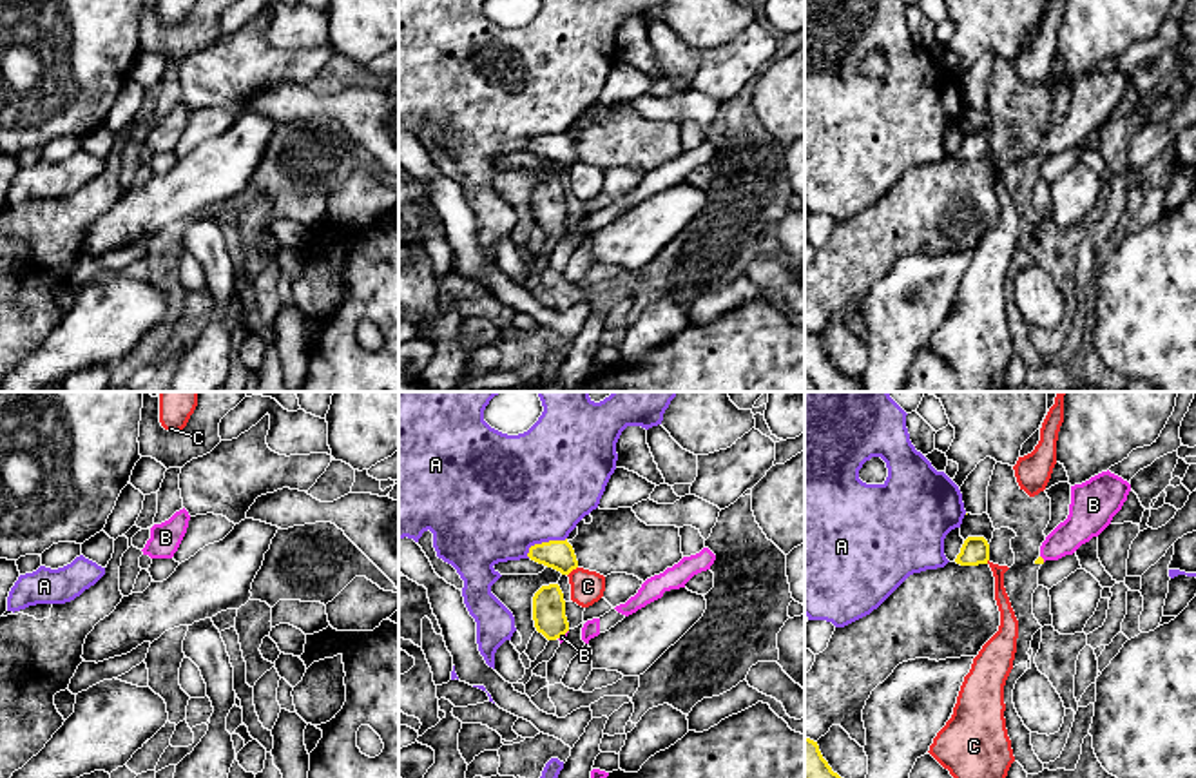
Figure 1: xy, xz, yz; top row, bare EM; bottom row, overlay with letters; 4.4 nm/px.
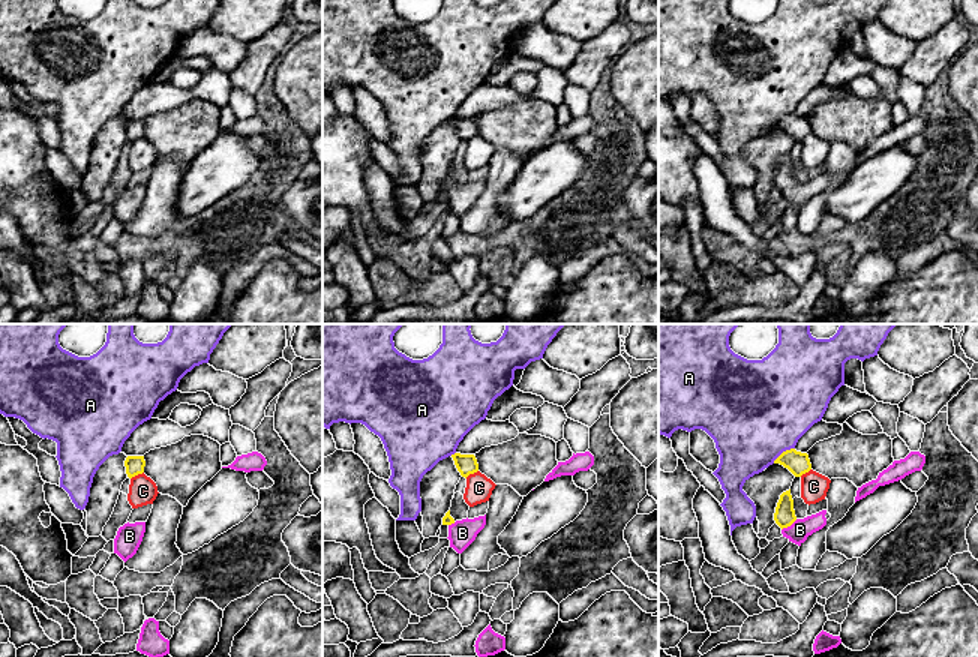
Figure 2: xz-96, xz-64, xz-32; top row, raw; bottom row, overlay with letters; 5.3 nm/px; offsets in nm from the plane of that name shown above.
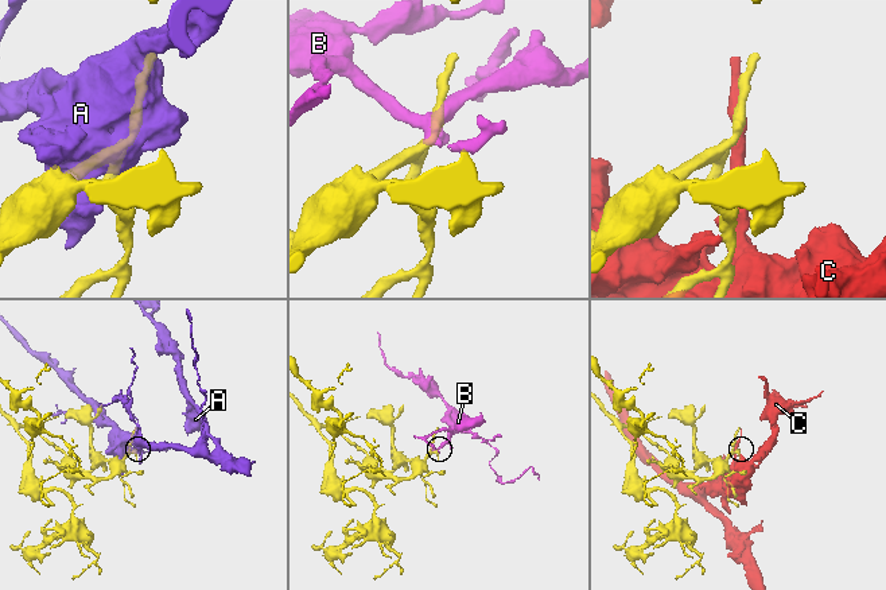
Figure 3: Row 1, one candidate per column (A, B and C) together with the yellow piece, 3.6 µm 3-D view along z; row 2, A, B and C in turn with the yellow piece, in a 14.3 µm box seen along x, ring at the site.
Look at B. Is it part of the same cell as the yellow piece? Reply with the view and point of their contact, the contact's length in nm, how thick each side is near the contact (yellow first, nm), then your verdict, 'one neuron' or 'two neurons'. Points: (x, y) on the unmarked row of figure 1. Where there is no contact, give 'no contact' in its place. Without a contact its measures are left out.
contact xz (562, 227); length 60 nm; calibres 140 and 20 nm; one neuron

